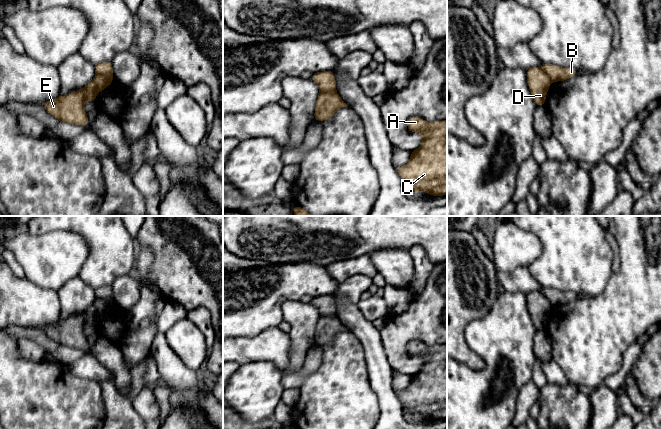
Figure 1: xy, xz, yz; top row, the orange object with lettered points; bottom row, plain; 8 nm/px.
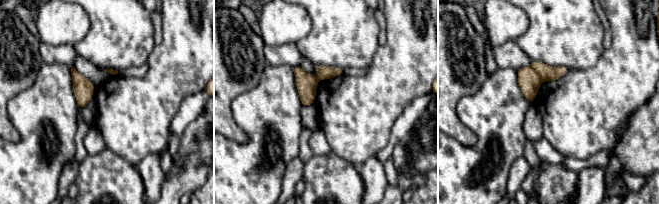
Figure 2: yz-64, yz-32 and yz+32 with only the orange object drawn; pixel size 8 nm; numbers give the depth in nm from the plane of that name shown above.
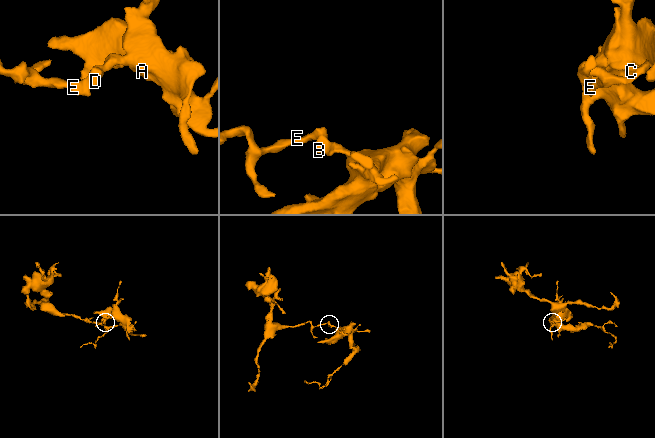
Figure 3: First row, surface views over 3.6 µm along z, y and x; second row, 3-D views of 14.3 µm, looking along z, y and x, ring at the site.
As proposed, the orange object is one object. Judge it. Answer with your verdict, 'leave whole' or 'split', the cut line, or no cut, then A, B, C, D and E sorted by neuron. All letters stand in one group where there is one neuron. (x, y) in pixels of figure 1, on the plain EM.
split; cut xy (96, 298), (112, 303); groups A B C / D E

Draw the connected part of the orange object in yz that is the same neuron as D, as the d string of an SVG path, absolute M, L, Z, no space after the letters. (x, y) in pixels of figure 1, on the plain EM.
M531 291L527 295L527 308L537 330L544 330L548 313L552 307L549 300L539 291Z

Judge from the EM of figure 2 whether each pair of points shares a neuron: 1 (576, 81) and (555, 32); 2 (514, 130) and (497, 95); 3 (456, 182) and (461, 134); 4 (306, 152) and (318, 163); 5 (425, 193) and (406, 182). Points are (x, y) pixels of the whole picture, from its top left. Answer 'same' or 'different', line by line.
1: different
2: same
3: different
4: different
5: different

